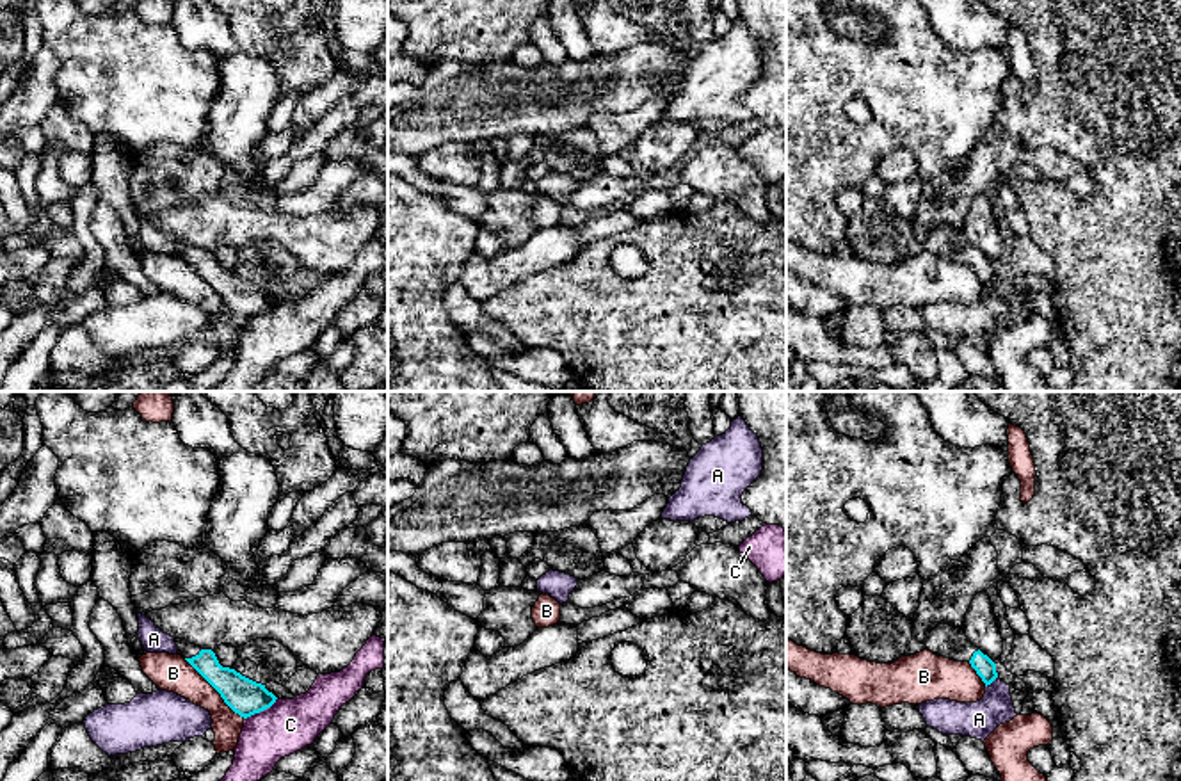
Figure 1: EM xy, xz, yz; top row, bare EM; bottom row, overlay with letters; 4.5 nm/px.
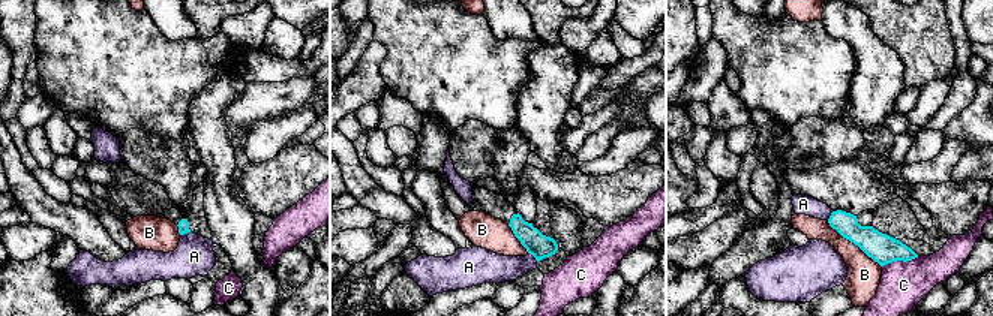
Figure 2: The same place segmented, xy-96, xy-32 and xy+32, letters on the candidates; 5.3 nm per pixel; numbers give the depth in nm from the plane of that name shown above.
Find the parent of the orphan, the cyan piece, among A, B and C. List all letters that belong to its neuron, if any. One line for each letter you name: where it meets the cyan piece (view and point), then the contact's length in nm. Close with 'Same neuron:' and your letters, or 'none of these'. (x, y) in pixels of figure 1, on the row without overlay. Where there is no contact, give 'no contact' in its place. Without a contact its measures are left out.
Same neuron: none of these

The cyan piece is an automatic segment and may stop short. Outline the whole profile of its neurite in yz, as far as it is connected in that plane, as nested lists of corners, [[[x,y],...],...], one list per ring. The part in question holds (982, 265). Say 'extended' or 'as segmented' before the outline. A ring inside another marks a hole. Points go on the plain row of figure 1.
extended; [[[934,224],[927,233],[925,247],[937,258],[969,263],[985,288],[998,279],[996,265],[968,242],[962,229]]]

